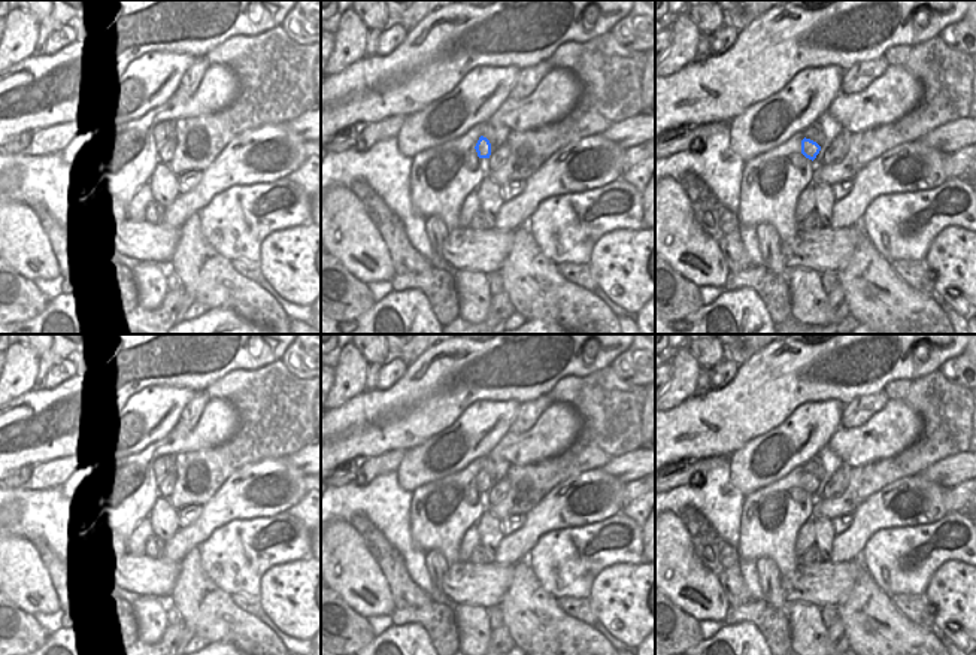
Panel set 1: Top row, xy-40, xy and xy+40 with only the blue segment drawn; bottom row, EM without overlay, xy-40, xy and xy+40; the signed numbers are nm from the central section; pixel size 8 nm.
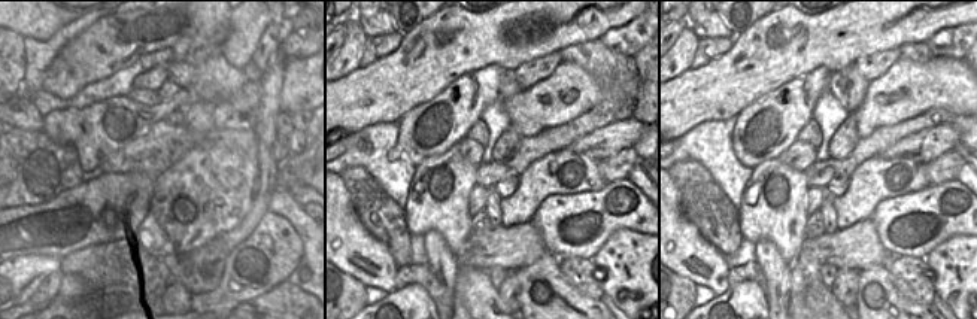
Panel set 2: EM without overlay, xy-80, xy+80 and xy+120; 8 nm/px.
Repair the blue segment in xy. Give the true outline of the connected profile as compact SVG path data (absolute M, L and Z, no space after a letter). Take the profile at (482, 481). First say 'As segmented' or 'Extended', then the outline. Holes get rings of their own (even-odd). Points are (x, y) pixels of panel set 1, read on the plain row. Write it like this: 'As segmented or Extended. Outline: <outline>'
Extended. Outline: M487 458L485 466L487 470L481 470L475 480L479 492L489 492L491 485L495 483L495 463Z

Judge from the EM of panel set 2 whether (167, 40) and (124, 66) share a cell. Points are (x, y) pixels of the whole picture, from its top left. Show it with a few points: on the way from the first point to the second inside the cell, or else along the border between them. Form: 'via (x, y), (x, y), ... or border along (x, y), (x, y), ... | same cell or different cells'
via (157, 42), (148, 42), (134, 55) | same cell

